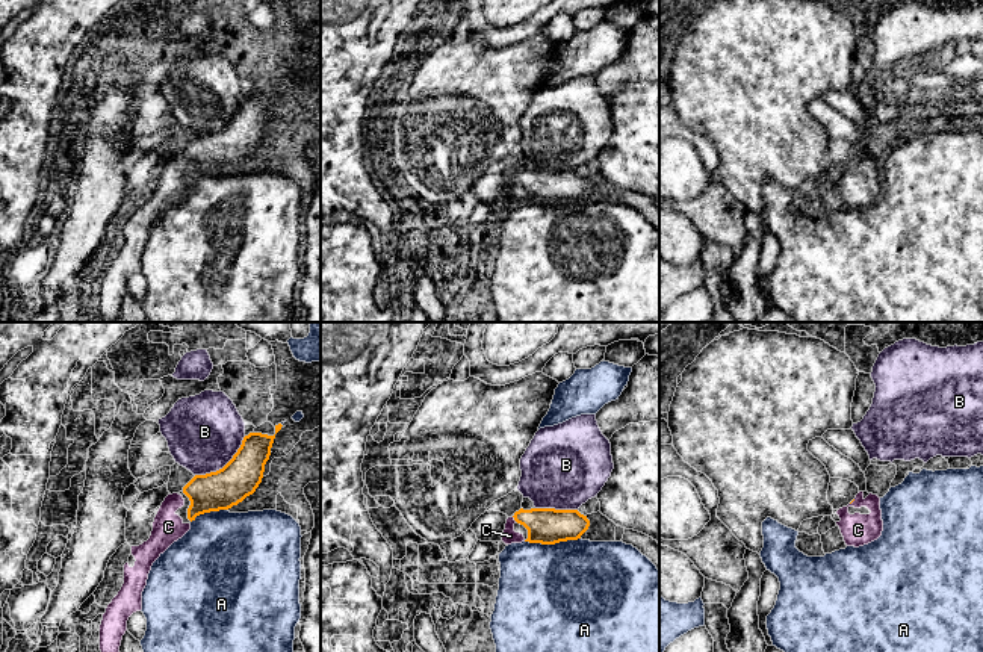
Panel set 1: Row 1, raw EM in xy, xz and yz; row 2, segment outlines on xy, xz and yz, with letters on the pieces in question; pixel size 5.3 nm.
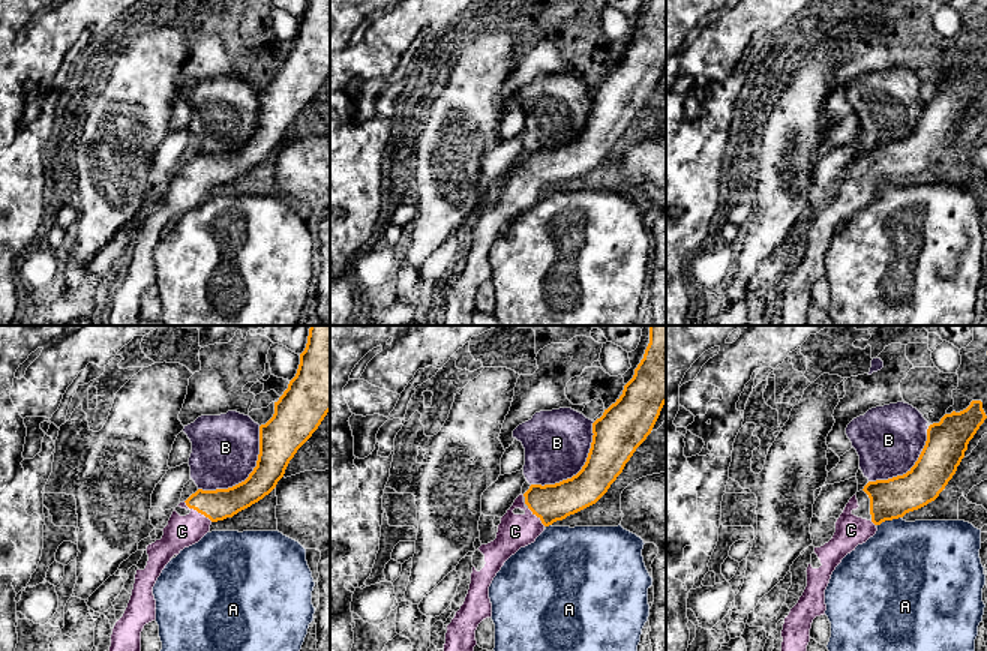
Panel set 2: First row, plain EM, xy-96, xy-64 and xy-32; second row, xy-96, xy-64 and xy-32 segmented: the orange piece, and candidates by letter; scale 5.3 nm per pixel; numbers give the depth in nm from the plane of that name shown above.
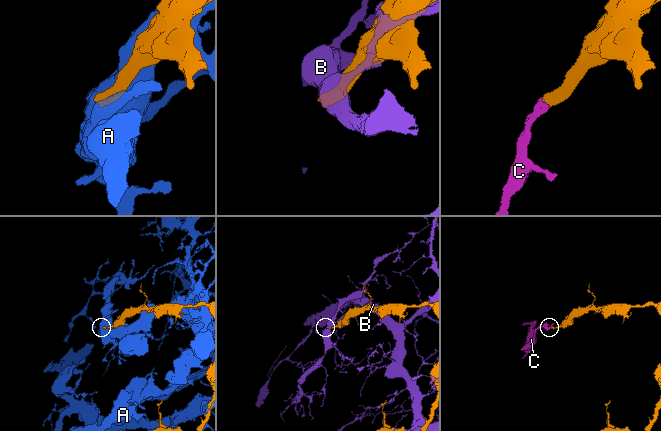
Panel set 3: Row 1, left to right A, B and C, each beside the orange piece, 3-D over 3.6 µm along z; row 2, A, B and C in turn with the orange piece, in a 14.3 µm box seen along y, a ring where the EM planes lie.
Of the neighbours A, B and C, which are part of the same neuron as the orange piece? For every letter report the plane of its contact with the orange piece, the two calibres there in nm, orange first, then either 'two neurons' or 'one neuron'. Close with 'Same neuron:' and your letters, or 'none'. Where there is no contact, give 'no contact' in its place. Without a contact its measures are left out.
A: meets orange in xz; 190 nm thick on the orange side, 500 nm on the other; two neurons
B: meets orange in xy; 200 nm thick on the orange side, 400 nm on the other; two neurons
C: meets orange in xz; 190 nm thick on the orange side, 80 nm on the other; one neuron
Same neuron: C

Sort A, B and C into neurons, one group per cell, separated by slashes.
A / B / C

